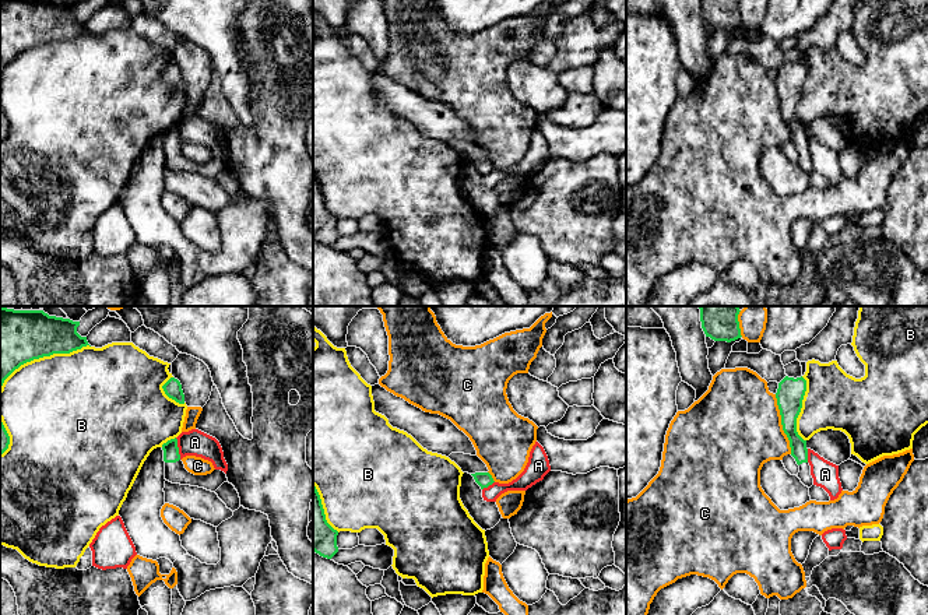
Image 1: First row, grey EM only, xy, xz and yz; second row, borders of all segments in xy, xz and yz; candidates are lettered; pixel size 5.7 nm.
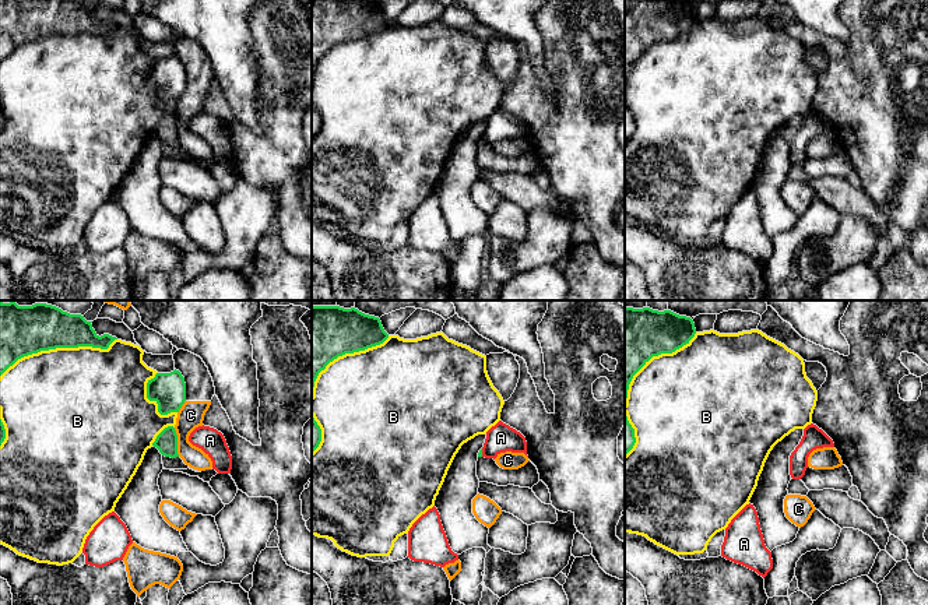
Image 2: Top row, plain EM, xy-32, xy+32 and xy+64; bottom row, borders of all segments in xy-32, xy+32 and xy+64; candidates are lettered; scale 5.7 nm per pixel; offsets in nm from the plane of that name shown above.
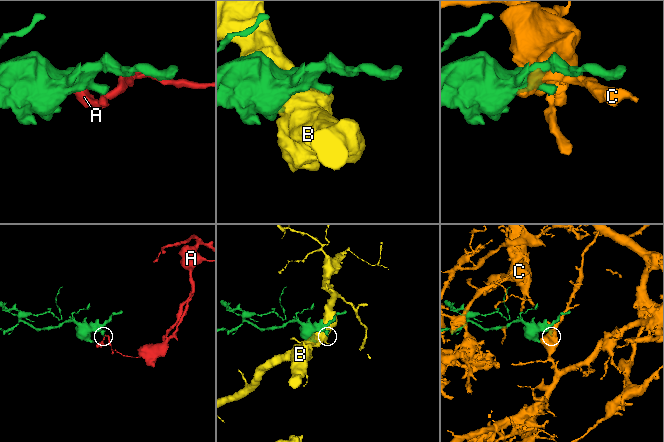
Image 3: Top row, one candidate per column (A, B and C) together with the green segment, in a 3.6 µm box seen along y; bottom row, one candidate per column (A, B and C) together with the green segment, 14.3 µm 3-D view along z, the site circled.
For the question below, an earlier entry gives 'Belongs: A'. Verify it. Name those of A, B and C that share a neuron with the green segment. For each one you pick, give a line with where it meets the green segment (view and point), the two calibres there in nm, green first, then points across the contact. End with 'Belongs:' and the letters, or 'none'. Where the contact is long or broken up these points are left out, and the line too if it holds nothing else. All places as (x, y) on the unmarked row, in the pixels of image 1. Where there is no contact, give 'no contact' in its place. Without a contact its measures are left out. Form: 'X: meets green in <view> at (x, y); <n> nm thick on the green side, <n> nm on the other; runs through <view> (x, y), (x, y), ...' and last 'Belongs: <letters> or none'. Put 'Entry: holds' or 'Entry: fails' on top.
Entry: fails
Belongs: none

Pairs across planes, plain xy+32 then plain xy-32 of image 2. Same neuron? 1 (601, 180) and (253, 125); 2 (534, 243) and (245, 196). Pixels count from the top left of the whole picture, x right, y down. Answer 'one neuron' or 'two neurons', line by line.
1: two neurons
2: one neuron

